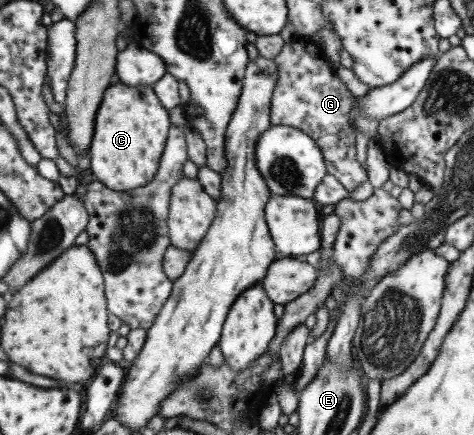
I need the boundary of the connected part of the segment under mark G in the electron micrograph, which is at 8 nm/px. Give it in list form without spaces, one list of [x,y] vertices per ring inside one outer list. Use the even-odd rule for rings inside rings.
[[[299,35],[284,43],[281,52],[272,60],[277,66],[277,82],[271,95],[270,125],[292,127],[308,135],[322,152],[325,172],[349,193],[366,179],[355,150],[355,134],[350,116],[355,113],[356,98],[333,75],[329,61],[310,36]]]

